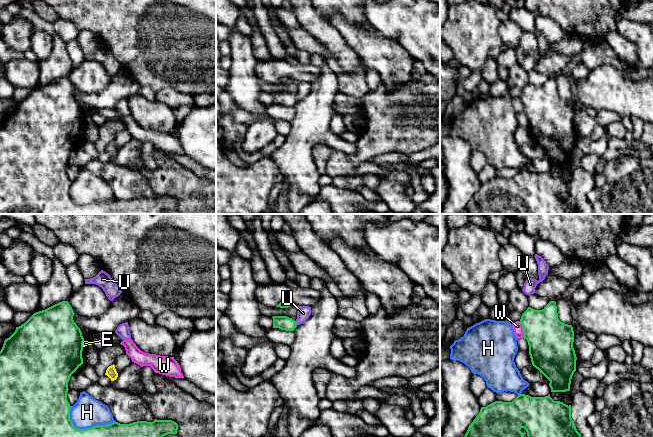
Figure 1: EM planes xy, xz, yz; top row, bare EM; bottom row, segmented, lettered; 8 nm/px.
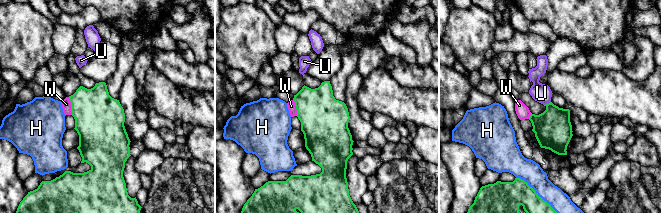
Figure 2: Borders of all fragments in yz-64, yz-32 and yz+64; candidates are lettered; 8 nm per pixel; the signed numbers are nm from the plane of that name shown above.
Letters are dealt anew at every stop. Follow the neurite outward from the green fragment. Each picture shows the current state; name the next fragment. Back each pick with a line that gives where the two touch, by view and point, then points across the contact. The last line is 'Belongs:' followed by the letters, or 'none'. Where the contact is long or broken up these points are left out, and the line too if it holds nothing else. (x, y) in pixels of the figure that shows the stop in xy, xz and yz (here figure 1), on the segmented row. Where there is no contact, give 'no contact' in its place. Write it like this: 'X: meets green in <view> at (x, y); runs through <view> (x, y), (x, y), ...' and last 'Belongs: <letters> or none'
Belongs: none

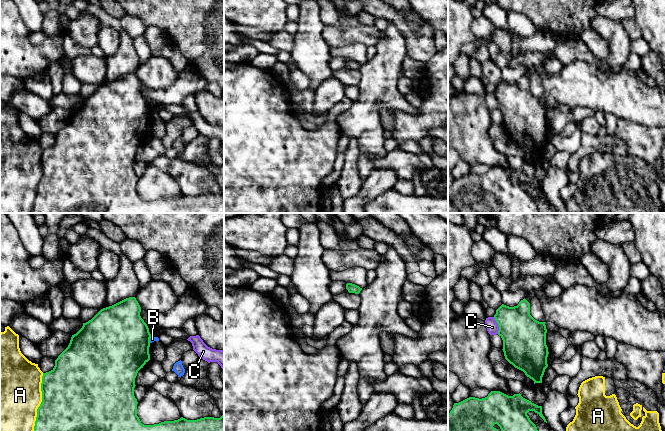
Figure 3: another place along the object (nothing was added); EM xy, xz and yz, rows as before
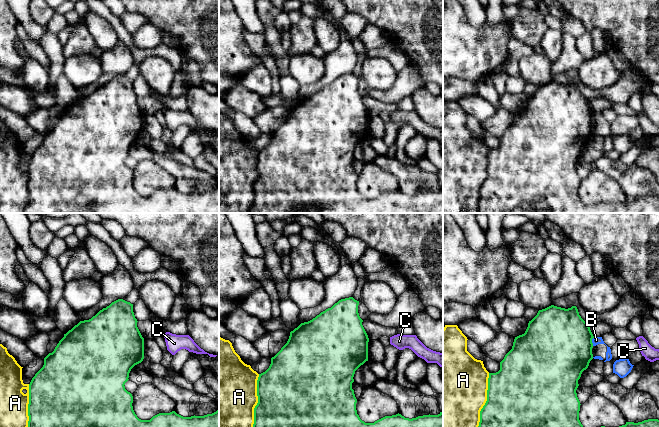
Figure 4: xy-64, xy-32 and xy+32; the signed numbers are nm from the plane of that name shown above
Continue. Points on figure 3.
Belongs: none

